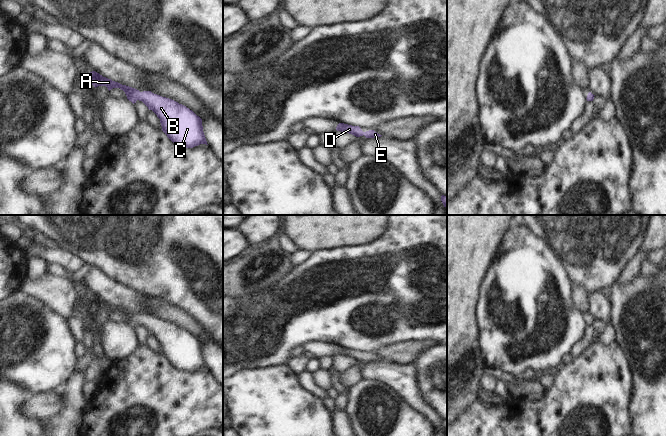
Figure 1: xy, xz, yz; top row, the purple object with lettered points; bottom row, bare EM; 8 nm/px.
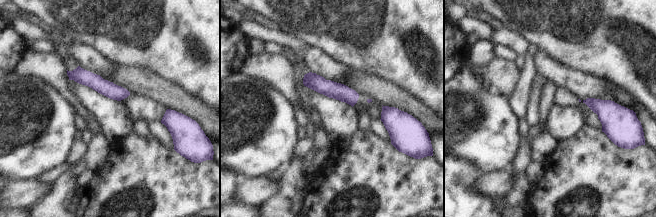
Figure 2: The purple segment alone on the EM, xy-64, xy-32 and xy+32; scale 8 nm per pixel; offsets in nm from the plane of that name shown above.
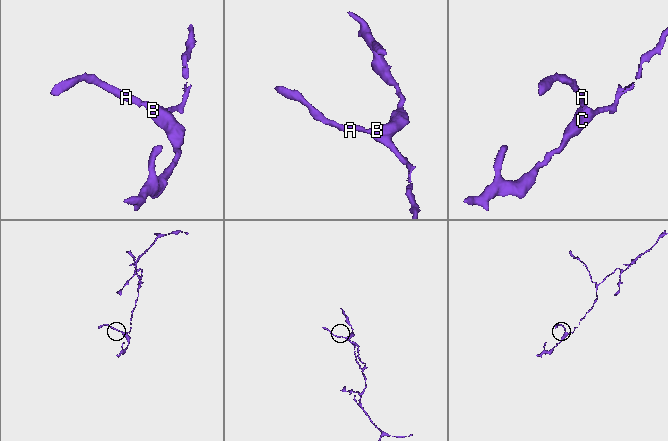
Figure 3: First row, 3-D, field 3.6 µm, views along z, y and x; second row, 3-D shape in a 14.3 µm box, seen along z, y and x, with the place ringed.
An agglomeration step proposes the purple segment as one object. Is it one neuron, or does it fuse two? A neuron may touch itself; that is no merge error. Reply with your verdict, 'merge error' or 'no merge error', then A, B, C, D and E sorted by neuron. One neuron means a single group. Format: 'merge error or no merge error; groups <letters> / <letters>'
no merge error; groups A B C D E

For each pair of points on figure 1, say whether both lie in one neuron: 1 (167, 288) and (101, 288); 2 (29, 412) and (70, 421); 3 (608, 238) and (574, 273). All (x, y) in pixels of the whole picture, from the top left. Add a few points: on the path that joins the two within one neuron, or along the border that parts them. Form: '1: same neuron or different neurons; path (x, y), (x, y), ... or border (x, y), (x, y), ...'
1: different neurons; border (108, 277), (134, 289), (141, 295)
2: different neurons; border (60, 396), (60, 408), (44, 421)
3: same neuron; path (599, 247), (583, 264)

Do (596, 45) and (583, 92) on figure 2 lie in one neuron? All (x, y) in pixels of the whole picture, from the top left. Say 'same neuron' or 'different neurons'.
different neurons

